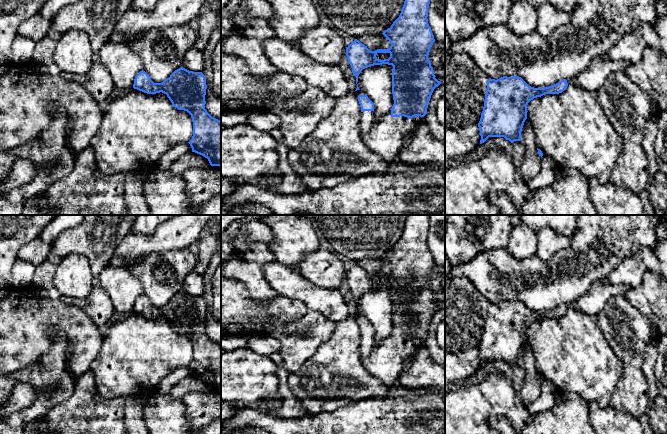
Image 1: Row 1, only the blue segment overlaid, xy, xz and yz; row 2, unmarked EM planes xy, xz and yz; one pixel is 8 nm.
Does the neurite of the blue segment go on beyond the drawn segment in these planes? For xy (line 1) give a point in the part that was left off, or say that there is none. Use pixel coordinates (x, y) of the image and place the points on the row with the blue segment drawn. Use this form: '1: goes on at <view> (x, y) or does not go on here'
1: does not go on here

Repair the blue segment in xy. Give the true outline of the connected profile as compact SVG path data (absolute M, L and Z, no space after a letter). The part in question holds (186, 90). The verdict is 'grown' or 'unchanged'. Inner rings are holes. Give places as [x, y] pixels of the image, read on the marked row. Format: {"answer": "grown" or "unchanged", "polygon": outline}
{"answer": "unchanged", "polygon": "M181 67L162 83L154 83L142 70L135 76L133 88L147 94L162 92L175 108L187 111L193 122L193 136L188 142L192 152L207 158L211 166L221 166L221 121L205 109L207 85L202 72Z"}

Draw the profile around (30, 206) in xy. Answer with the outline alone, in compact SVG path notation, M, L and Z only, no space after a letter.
M35 197L28 199L24 204L24 209L21 215L44 215L40 212L39 207L37 206L37 200Z

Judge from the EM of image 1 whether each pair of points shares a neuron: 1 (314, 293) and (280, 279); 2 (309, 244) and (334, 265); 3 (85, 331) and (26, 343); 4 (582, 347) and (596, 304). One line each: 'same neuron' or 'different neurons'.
1: same neuron
2: different neurons
3: same neuron
4: different neurons

